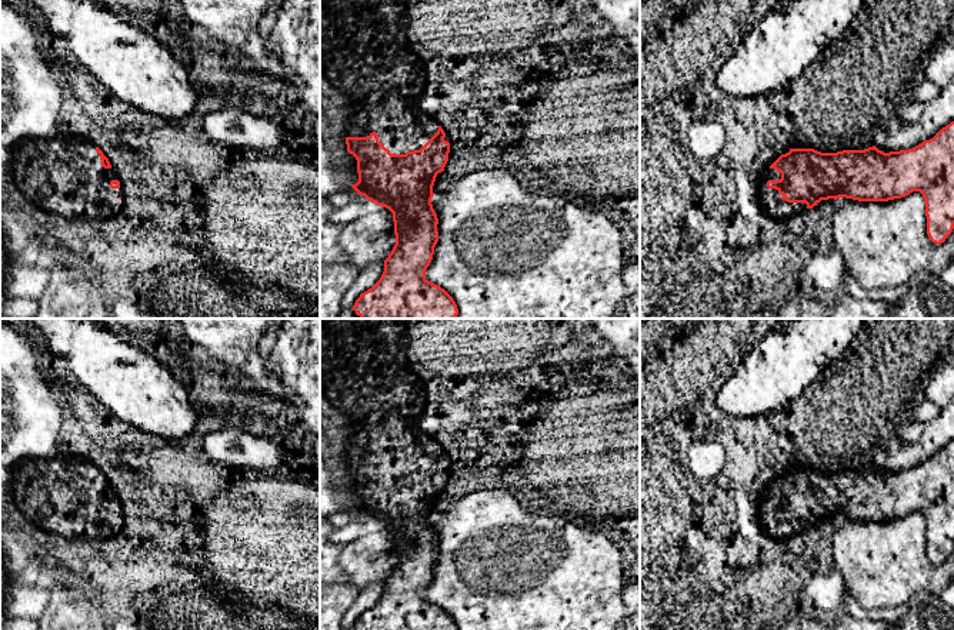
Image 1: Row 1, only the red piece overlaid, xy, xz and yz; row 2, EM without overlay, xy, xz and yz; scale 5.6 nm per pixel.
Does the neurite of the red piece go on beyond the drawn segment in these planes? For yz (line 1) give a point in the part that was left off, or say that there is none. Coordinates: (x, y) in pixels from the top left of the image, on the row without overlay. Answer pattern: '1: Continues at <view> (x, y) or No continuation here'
1: No continuation here

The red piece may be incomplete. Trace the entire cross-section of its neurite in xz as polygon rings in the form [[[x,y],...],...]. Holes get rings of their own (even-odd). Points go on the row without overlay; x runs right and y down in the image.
[[[438,447],[420,469],[406,474],[391,474],[378,461],[376,451],[367,457],[346,457],[347,471],[357,480],[358,501],[351,504],[357,514],[393,533],[396,564],[384,580],[380,600],[356,620],[353,630],[458,630],[453,617],[426,599],[426,590],[438,561],[438,539],[433,529],[433,506],[448,481],[450,463]]]

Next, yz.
[[[954,441],[943,447],[933,459],[900,471],[884,473],[875,466],[864,470],[821,473],[814,469],[790,469],[771,486],[781,493],[780,500],[768,500],[788,523],[805,523],[813,529],[821,520],[853,519],[858,521],[888,521],[920,511],[925,520],[927,554],[941,564],[954,549]]]

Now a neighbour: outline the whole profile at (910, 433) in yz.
[[[911,421],[900,431],[900,440],[903,444],[915,443],[924,431],[924,424],[918,421]]]

